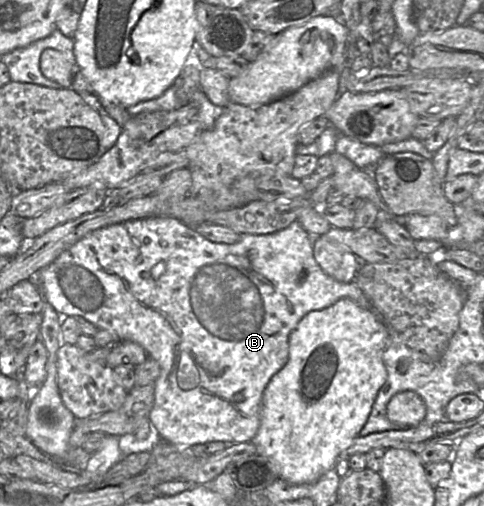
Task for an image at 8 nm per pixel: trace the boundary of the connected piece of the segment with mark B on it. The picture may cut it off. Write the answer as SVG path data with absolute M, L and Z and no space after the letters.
M147 217L125 221L90 232L63 251L50 265L41 269L35 282L45 301L62 317L82 317L99 330L106 330L121 341L134 341L158 362L160 376L154 382L154 405L150 422L157 428L162 440L176 446L191 447L197 444L220 441L229 444L251 442L260 427L261 402L264 390L272 377L286 364L289 356L289 338L300 320L309 312L325 309L342 298L350 298L366 308L371 303L355 281L340 282L327 275L314 256L314 237L299 221L271 234L241 235L235 244L215 243L200 235L194 227L174 217Z

